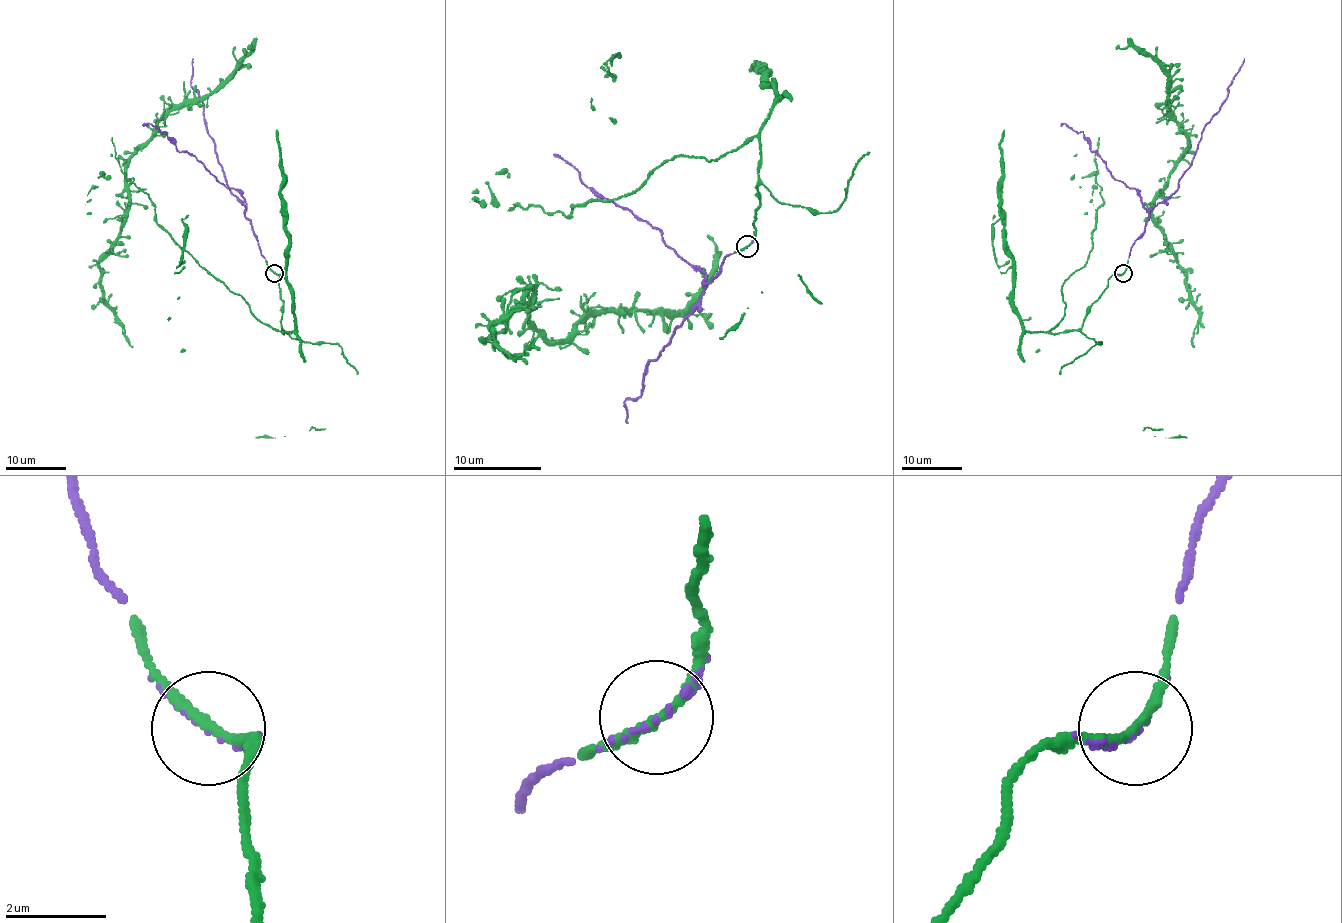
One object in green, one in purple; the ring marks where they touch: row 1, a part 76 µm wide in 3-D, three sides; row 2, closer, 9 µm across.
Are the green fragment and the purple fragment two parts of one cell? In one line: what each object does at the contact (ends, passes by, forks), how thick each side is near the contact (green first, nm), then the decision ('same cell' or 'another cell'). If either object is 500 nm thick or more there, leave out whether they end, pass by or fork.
green passes by; purple passes by; calibres 180 and 50 nm; same cell

